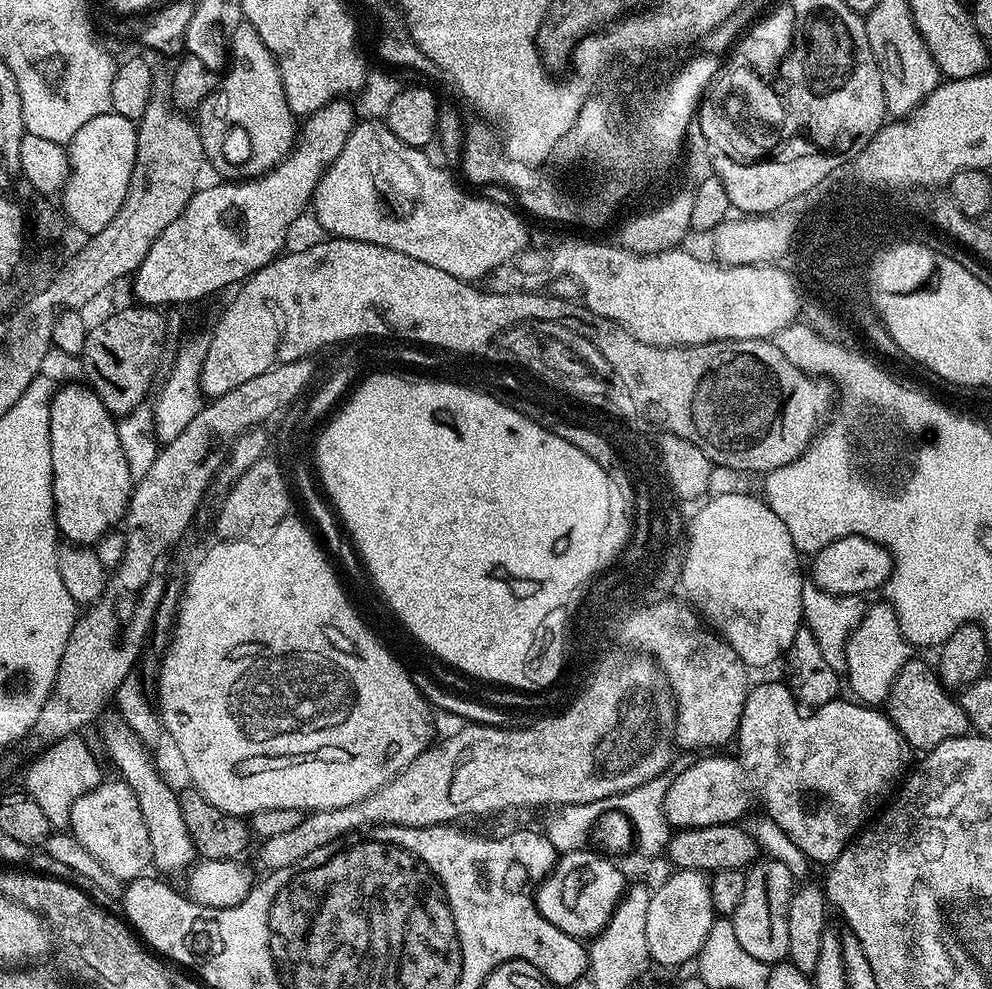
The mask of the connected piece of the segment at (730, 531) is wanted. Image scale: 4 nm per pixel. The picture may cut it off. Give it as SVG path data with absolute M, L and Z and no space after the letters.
M735 492L712 496L697 507L701 508L686 528L692 536L693 548L689 553L685 579L692 596L715 620L714 624L718 626L716 635L732 647L734 654L738 654L749 669L756 670L774 663L779 656L783 657L794 642L804 619L802 594L806 580L800 577L801 557L790 530L786 530L782 518L778 518L759 495L752 495Z

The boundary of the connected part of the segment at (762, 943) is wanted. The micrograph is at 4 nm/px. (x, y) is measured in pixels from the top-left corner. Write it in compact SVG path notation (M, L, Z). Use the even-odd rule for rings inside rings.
M760 858L747 869L744 881L746 890L742 890L738 908L730 917L738 946L748 955L749 961L756 963L757 960L763 966L787 961L790 938L786 918L794 891L794 879L790 870L780 861Z

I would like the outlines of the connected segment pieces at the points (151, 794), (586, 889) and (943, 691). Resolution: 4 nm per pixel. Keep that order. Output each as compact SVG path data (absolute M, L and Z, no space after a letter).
M119 714L103 717L104 725L100 728L100 736L104 739L104 748L112 759L114 767L120 771L119 779L130 786L130 790L138 798L142 818L146 822L146 834L150 834L152 847L152 864L155 871L183 873L192 867L197 859L196 848L192 844L190 834L186 830L186 821L182 819L182 806L177 789L172 789L164 781L162 773L156 769L152 756L142 741L132 732L130 726Z
M588 851L563 853L558 860L559 866L540 881L534 892L536 908L544 919L558 926L558 930L568 936L577 938L595 938L610 922L626 891L624 876L612 861L615 859L604 854L595 856Z
M908 659L889 688L886 714L890 722L902 734L909 749L927 754L950 738L967 736L970 732L968 715L962 710L959 699L952 695L943 684L935 667L924 660Z

